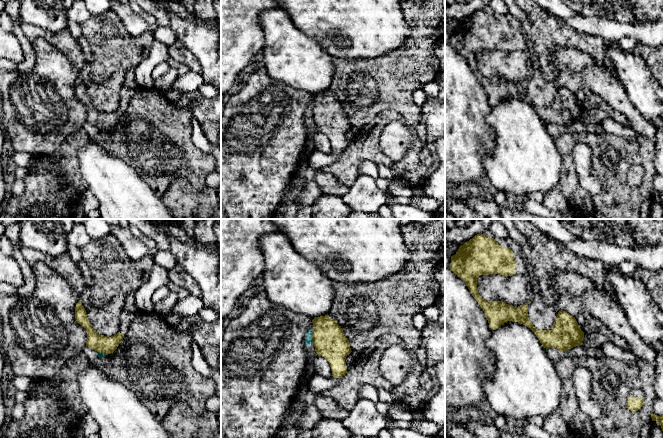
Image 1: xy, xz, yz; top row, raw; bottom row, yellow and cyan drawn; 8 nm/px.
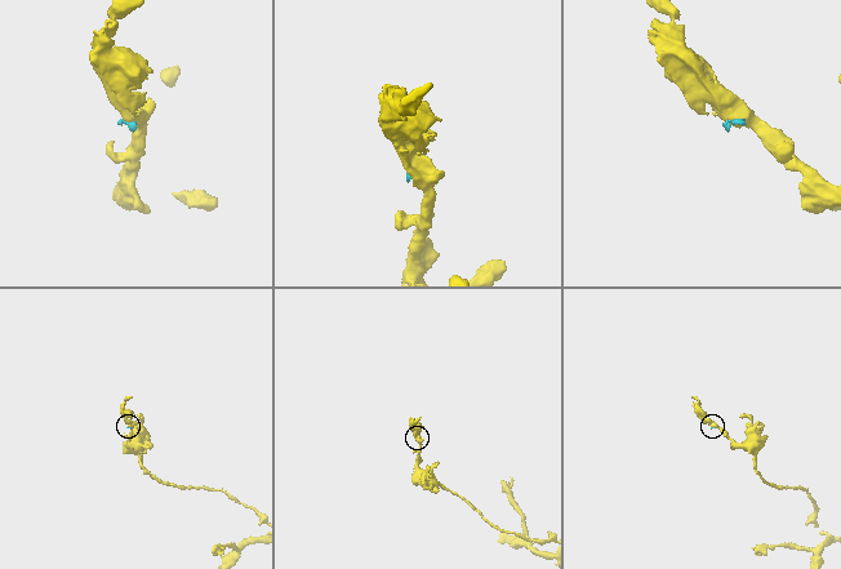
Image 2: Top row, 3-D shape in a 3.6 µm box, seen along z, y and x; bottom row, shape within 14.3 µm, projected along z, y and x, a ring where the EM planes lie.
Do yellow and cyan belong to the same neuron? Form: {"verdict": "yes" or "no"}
{"verdict": "no"}

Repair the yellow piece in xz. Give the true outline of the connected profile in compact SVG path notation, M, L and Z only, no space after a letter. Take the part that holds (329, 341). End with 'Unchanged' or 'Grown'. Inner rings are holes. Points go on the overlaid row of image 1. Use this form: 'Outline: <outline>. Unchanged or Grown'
Outline: M329 315L315 317L313 320L312 340L318 356L324 357L330 364L332 376L334 378L342 378L347 373L345 358L350 354L350 342L344 336L344 332L337 322L330 318Z. Unchanged

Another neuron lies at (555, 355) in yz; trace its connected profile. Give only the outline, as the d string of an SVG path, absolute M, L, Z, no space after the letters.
M582 345L571 348L570 350L564 352L560 351L556 348L546 349L548 357L553 361L553 363L557 363L563 356L585 356L588 358L601 359L605 357L601 348L596 349L586 349Z

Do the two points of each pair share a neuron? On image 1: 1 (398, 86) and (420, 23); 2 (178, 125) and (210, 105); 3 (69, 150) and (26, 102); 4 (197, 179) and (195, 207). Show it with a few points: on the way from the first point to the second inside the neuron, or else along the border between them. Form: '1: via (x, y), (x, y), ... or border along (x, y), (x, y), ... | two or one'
1: via (405, 70), (416, 59), (420, 39) | one
2: border along (187, 106), (191, 109), (193, 115) | two
3: border along (81, 128), (71, 133), (53, 152), (43, 155) | two
4: border along (175, 177), (185, 178), (198, 189), (204, 187) | two

